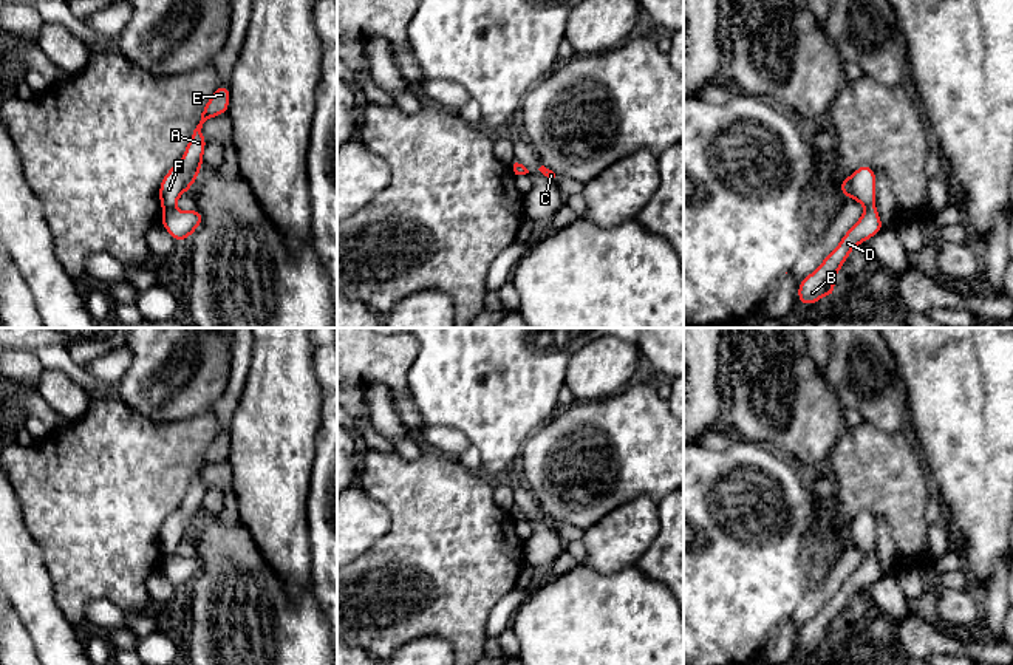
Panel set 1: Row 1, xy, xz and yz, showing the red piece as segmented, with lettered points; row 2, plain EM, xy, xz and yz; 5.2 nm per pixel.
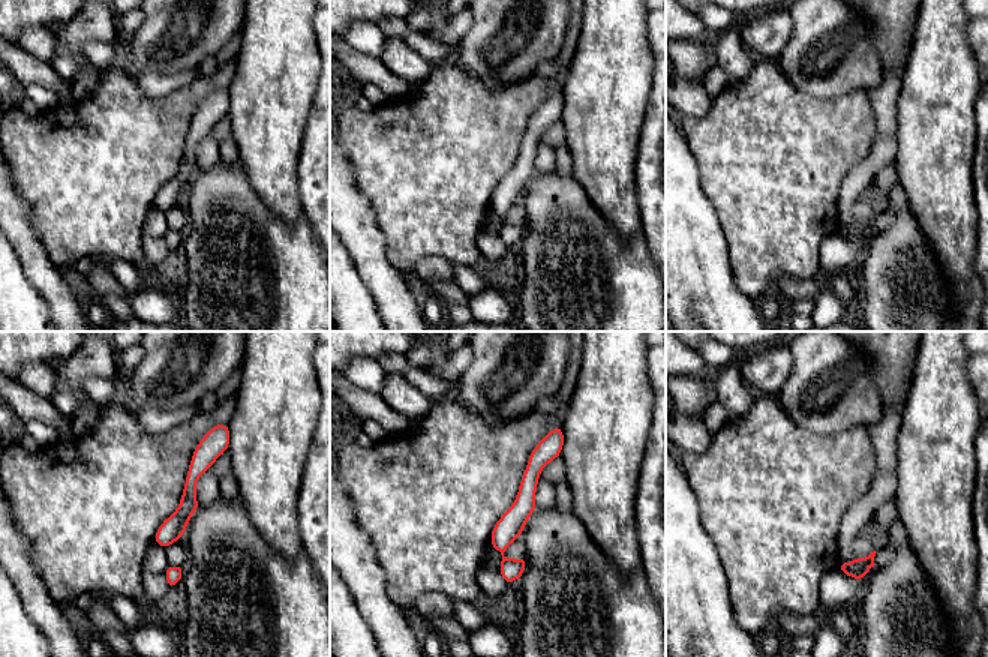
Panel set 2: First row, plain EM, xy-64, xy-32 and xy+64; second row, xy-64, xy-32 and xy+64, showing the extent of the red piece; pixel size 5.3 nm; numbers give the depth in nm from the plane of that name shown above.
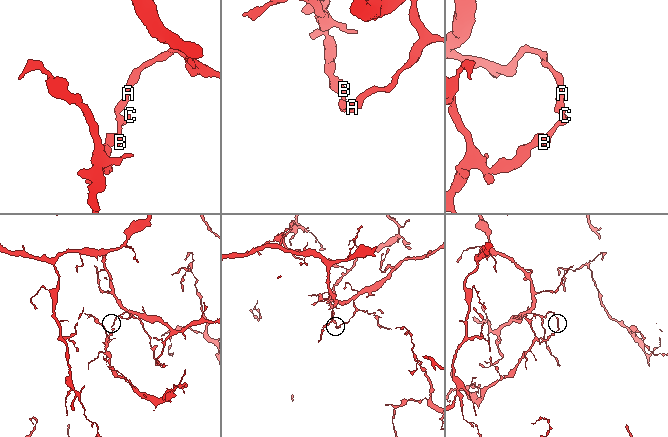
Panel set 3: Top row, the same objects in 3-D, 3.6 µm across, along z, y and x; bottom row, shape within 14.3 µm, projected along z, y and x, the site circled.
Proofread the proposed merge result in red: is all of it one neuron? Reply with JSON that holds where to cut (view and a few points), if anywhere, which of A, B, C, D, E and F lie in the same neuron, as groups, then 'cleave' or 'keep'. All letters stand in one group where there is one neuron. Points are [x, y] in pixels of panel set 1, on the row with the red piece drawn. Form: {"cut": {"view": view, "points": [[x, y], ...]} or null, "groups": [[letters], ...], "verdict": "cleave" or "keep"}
{"cut": {"view": "xy", "points": [[175, 208], [164, 212]]}, "groups": [["A", "E", "F"], ["B", "C", "D"]], "verdict": "cleave"}

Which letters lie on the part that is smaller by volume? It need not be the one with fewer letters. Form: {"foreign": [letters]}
{"foreign": ["B", "C", "D"]}

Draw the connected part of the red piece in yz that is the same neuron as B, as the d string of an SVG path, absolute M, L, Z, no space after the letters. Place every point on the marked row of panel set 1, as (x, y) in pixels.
M875 206L866 209L858 221L843 235L838 246L821 261L821 264L801 280L798 302L813 305L824 295L835 295L835 277L848 260L851 251L883 229Z

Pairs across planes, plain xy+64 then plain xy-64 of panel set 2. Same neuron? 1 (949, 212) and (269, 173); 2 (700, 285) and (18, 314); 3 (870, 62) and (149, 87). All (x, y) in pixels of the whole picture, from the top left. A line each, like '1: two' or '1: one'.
1: one
2: two
3: two

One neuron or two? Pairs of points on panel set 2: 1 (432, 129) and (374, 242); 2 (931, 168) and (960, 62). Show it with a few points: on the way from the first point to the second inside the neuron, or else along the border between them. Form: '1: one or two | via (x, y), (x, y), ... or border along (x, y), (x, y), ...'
1: two | border along (366, 197), (384, 239), (386, 255), (392, 263)
2: one | via (936, 141), (939, 89)

